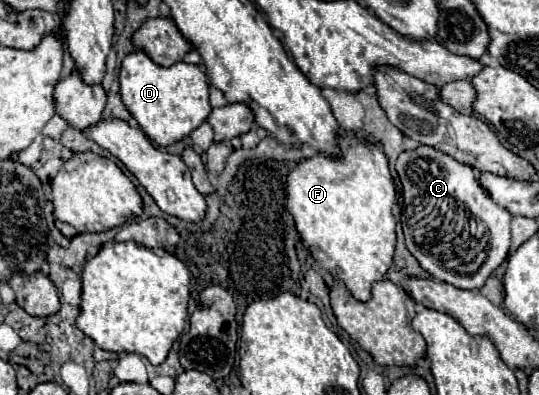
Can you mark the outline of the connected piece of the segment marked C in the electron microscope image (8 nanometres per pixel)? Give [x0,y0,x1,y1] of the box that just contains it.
[396,146,510,290]

